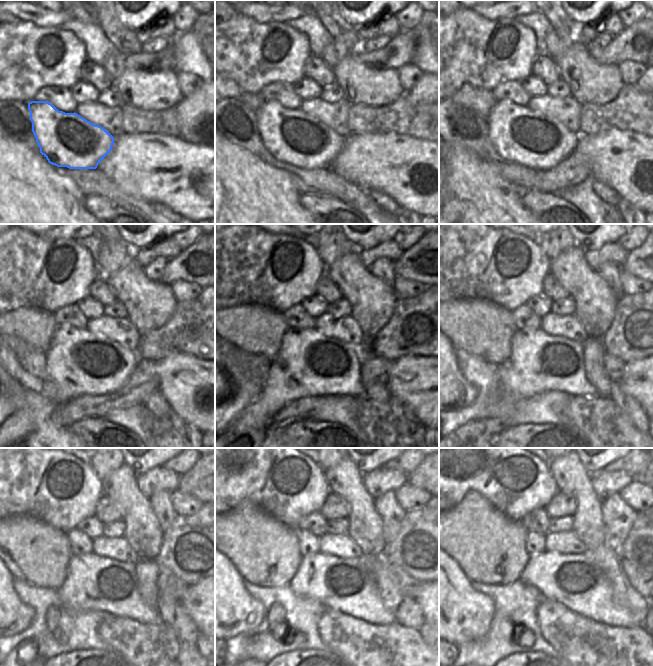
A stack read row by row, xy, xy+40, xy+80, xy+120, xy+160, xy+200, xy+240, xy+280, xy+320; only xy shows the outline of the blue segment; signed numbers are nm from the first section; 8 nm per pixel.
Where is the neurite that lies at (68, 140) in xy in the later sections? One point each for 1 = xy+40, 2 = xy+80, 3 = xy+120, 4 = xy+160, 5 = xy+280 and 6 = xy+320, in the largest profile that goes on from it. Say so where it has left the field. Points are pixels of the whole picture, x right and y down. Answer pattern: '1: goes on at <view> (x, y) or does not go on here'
1: goes on at xy+40 (291, 136)
2: goes on at xy+80 (520, 135)
3: goes on at xy+120 (78, 362)
4: goes on at xy+160 (309, 364)
5: goes on at xy+280 (346, 585)
6: goes on at xy+320 (581, 584)

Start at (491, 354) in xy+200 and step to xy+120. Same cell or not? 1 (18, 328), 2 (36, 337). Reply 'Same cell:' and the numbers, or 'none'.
Same cell: 1, 2

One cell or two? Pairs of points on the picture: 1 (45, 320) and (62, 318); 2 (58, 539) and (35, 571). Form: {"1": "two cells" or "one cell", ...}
{"1": "two cells", "2": "one cell"}

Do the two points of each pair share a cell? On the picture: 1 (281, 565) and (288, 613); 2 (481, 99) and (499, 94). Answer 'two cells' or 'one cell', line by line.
1: two cells
2: two cells

